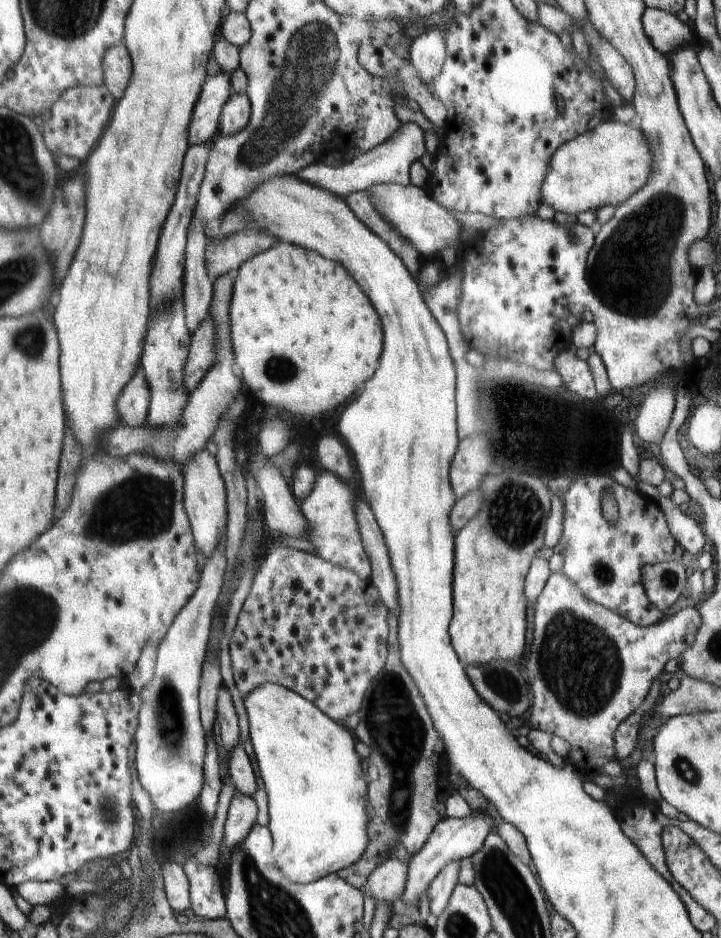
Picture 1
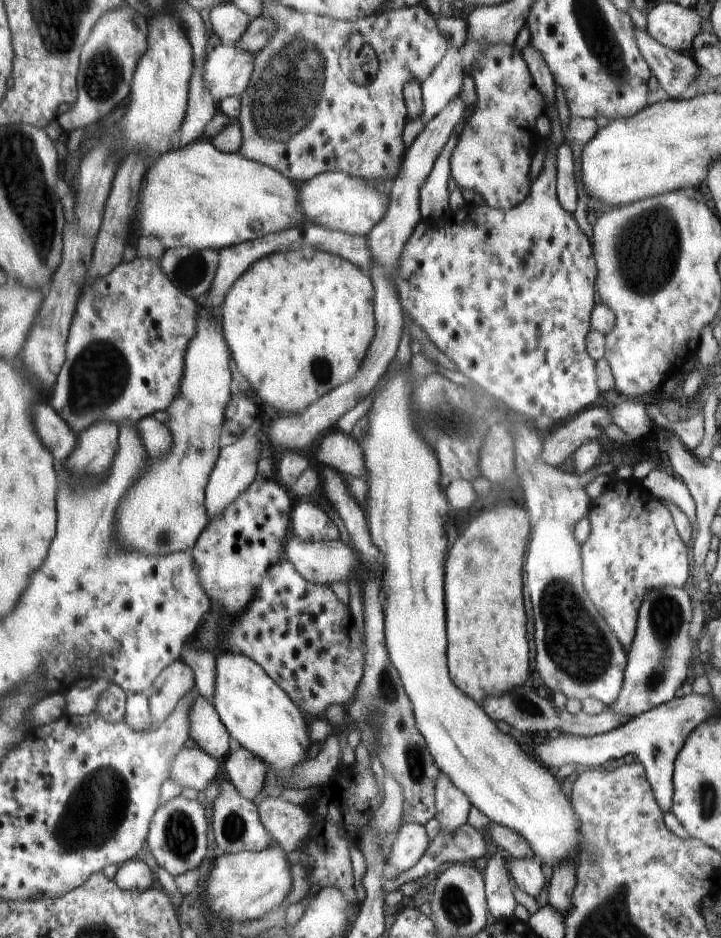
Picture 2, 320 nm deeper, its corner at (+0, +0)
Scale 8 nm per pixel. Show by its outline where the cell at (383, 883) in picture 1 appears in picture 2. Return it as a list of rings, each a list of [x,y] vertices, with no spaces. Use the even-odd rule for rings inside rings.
[[[404,822],[397,830],[386,862],[396,868],[399,873],[406,872],[424,856],[430,843],[431,838],[428,836],[425,825]]]

